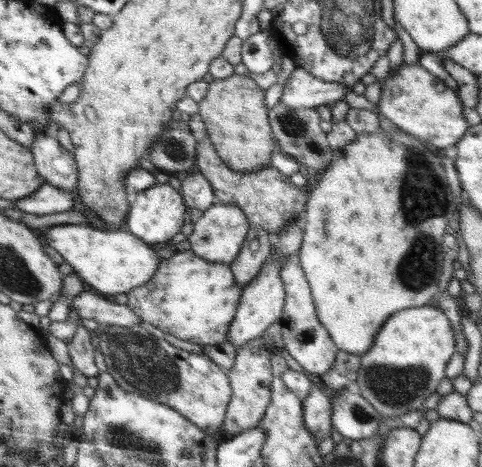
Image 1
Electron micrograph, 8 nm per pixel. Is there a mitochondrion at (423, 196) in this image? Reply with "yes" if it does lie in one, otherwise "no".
yes

